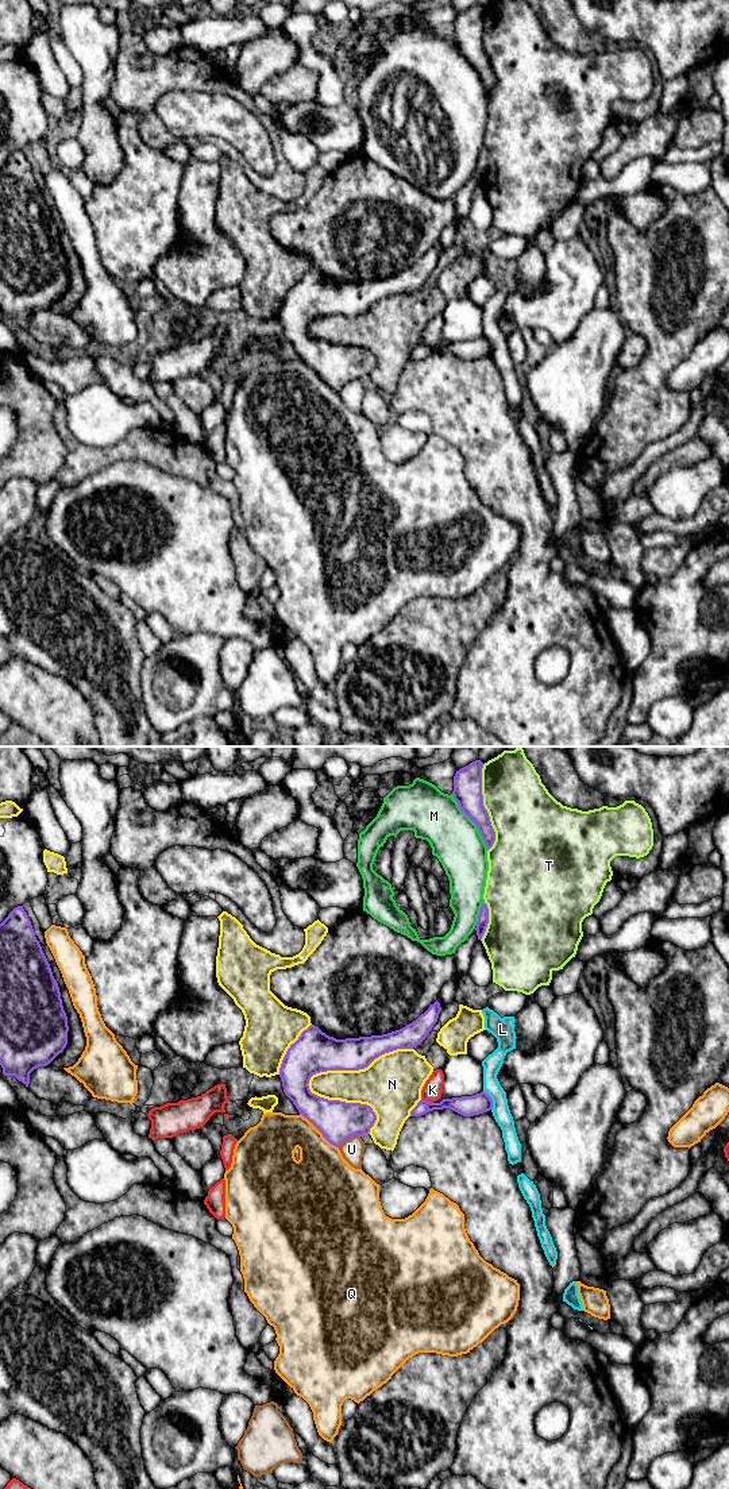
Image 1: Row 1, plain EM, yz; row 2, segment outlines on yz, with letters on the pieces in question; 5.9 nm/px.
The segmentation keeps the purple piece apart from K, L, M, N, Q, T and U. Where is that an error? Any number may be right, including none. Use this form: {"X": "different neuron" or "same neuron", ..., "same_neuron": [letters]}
{"K": "different neuron", "L": "different neuron", "M": "different neuron", "N": "different neuron", "Q": "different neuron", "T": "different neuron", "U": "different neuron", "same_neuron": []}

